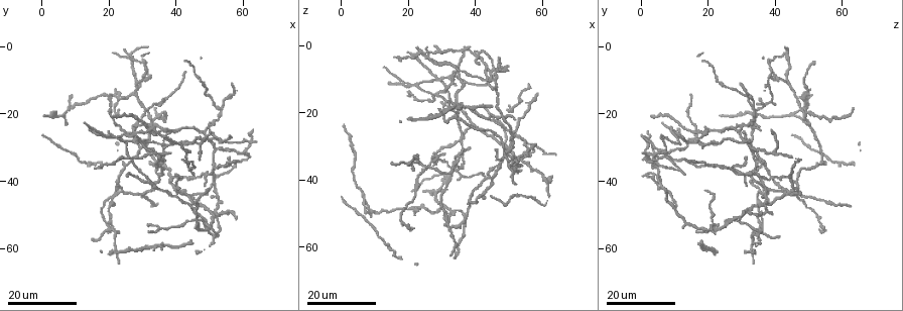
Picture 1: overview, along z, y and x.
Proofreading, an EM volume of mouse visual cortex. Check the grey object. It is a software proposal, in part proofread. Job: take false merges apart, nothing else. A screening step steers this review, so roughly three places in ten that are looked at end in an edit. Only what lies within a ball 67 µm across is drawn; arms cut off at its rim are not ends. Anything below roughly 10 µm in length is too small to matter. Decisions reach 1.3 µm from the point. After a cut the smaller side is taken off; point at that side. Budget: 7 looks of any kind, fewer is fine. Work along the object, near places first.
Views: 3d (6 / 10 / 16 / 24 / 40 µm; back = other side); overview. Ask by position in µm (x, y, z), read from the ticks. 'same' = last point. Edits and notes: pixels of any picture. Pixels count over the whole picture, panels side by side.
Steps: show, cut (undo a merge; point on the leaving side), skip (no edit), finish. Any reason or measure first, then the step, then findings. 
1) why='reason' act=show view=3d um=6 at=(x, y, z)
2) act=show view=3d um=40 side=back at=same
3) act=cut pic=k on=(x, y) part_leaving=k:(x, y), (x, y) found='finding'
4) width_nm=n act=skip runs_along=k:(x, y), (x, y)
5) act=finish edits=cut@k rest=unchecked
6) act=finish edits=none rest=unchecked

act=show view=3d um=16 at=(6.5, 20.0, 45.0)

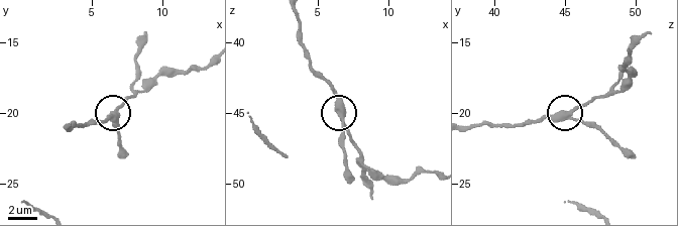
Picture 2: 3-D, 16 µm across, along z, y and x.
why='zoom in' act=show view=3d um=10 at=(6.8, 20.2, 45.2)

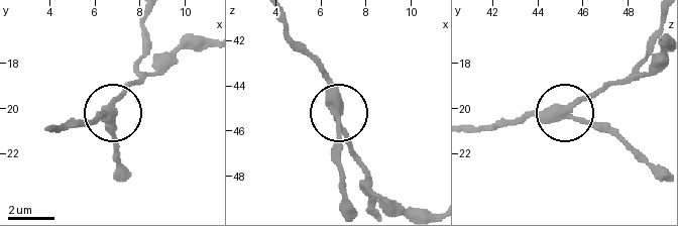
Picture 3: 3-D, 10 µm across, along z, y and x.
width_nm=310 act=skip runs_along=3:(657, 61), (640, 77), (610, 82), (564, 111), (509, 119) found='all the same neuron'

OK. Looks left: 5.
why='three-way junction' act=show view=3d um=24 at=(27.0, 24.5, 34.0)

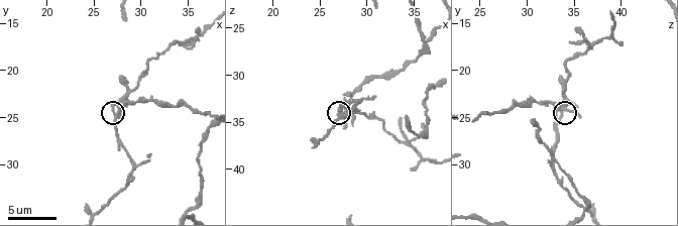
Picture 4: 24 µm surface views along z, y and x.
act=show view=3d um=6 at=same

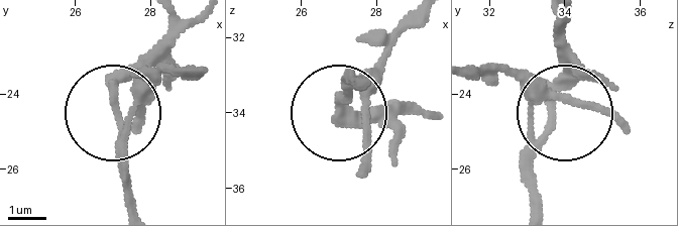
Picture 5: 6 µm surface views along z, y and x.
act=cut pic=5 on=(115, 75) part_leaving=5:(137, 109), (127, 202) found='two neurons meet here'

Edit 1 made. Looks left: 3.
why='three-way junction' act=show view=3d um=24 at=(32.5, 42.5, 37.5)

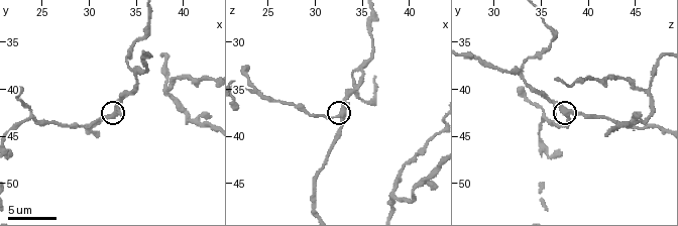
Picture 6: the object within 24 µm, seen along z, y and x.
act=show view=3d um=6 at=(32.4, 42.8, 37.8)

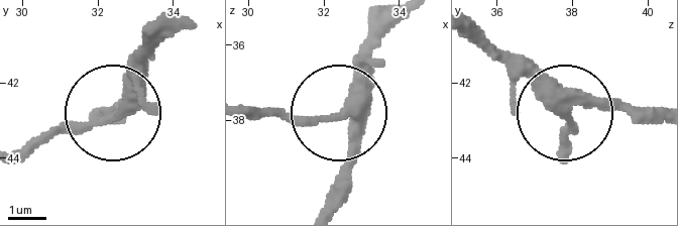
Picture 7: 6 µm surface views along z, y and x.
arms=3 act=skip found='one neuron here'

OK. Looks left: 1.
act=finish edits=cut@5 rest=unchecked

